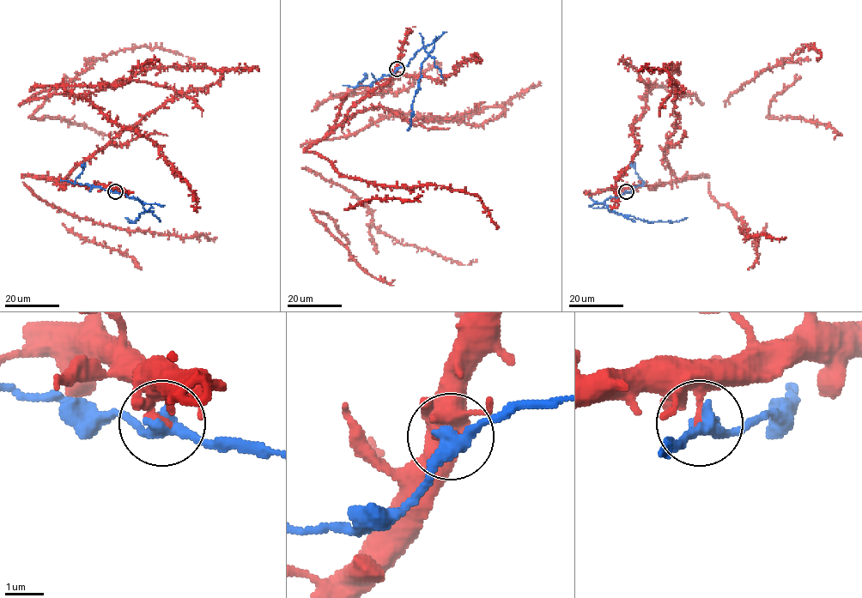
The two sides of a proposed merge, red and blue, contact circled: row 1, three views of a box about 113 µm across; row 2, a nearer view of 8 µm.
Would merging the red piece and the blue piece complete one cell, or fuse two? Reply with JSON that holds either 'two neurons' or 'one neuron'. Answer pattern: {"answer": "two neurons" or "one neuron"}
{"answer": "two neurons"}

